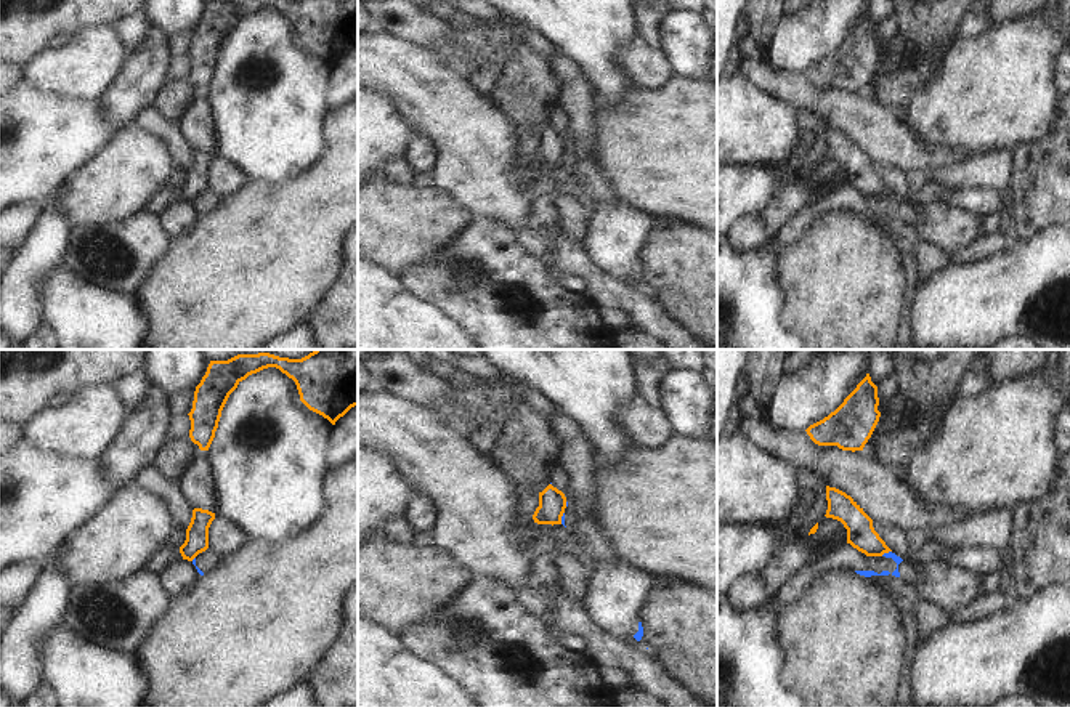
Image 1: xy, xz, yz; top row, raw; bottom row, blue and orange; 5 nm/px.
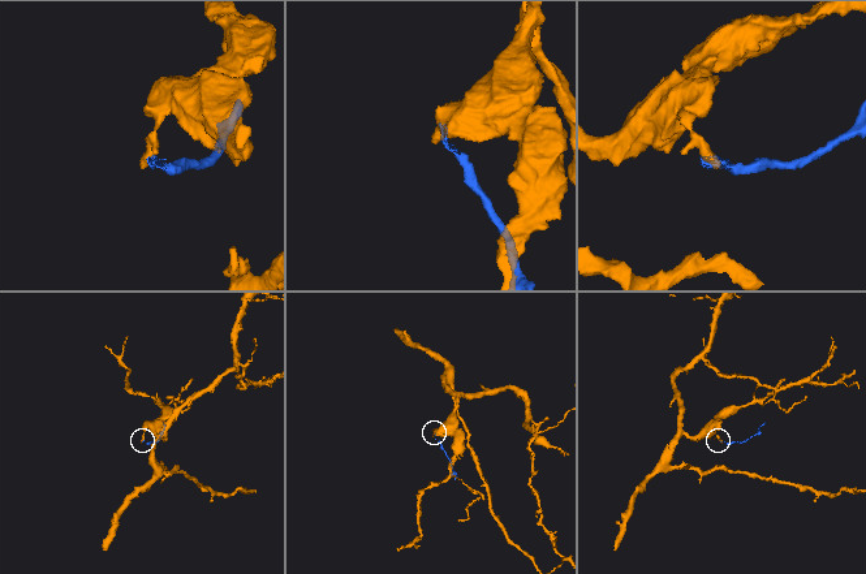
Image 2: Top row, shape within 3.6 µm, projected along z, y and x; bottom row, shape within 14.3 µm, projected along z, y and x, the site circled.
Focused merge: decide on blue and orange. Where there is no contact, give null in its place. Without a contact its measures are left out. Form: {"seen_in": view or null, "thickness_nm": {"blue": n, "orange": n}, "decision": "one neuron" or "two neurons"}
{"seen_in": "yz", "thickness_nm": {"blue": 40, "orange": 140}, "decision": "two neurons"}

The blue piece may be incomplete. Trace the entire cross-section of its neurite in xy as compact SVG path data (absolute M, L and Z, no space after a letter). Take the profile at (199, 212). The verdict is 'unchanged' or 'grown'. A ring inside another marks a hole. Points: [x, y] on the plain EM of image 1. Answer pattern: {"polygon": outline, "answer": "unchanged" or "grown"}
{"polygon": "M207 189L193 200L193 205L196 207L197 213L204 216L217 210L221 200L223 197L217 191Z", "answer": "grown"}

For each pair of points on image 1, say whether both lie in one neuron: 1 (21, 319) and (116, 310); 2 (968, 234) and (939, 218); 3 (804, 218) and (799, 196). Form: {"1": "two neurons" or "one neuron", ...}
{"1": "two neurons", "2": "one neuron", "3": "two neurons"}

